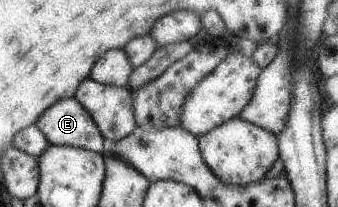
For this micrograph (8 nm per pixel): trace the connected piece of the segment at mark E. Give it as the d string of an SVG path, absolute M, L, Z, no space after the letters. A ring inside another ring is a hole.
M73 97L54 102L39 115L34 125L44 134L49 145L71 145L96 153L102 152L102 134L89 113Z

